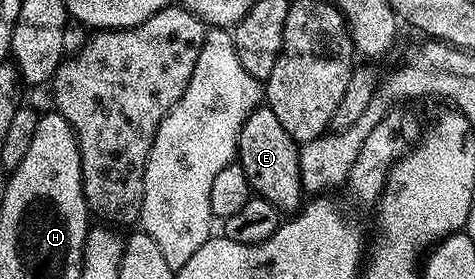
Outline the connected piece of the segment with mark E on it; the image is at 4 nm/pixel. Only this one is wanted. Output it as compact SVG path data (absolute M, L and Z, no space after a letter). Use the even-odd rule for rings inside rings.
M261 104L250 112L240 133L236 157L242 172L246 172L248 183L259 197L270 200L282 212L300 209L305 197L304 186L300 182L300 152L295 138L291 138L278 124L278 116L266 104Z

